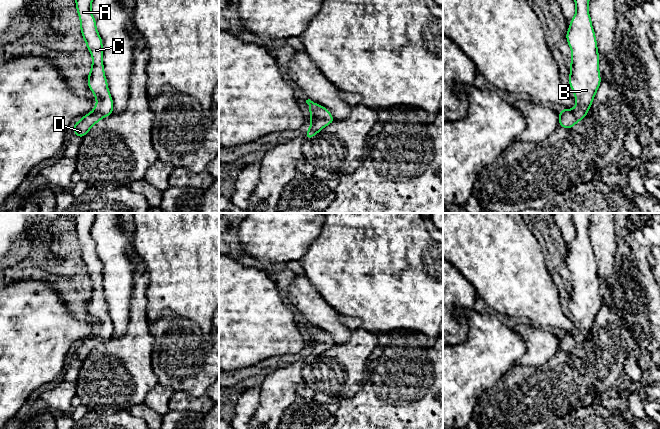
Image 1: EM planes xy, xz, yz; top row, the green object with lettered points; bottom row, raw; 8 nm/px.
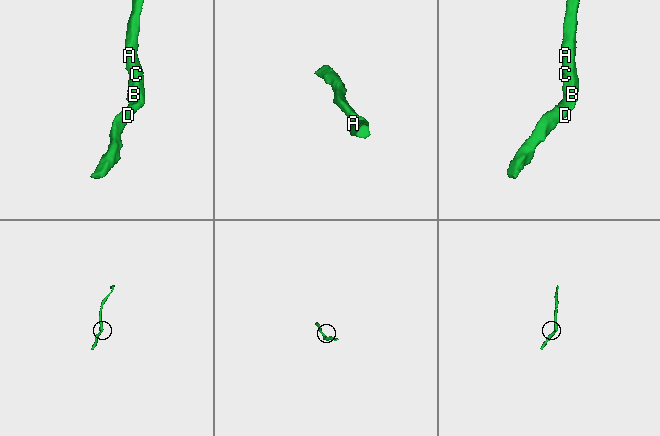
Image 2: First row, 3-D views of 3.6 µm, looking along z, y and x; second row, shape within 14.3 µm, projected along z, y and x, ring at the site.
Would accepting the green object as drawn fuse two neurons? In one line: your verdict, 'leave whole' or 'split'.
leave whole

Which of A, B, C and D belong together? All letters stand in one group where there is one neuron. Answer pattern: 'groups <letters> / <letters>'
groups A B C D

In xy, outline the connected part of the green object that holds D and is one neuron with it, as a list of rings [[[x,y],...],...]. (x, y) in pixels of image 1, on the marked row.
[[[75,0],[80,19],[80,30],[92,56],[91,71],[87,76],[88,89],[94,93],[97,101],[92,112],[83,115],[82,119],[73,125],[72,131],[79,139],[84,137],[104,117],[110,116],[114,109],[104,72],[102,38],[97,31],[96,20],[91,12],[92,1]]]

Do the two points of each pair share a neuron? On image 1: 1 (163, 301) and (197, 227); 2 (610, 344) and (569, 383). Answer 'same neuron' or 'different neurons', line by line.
1: same neuron
2: same neuron

